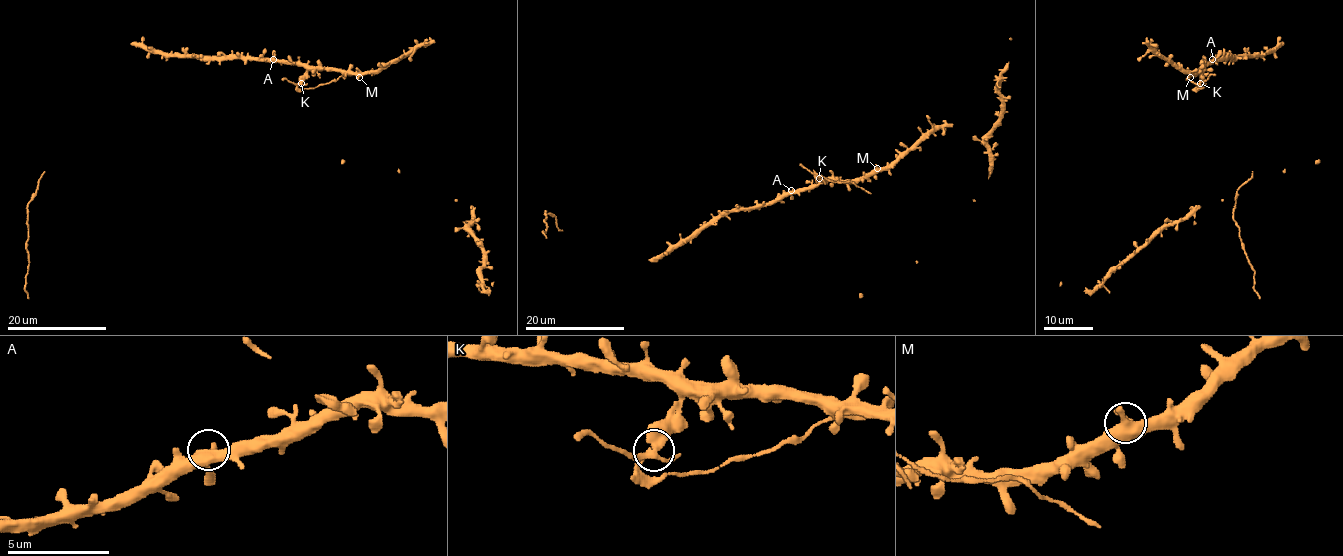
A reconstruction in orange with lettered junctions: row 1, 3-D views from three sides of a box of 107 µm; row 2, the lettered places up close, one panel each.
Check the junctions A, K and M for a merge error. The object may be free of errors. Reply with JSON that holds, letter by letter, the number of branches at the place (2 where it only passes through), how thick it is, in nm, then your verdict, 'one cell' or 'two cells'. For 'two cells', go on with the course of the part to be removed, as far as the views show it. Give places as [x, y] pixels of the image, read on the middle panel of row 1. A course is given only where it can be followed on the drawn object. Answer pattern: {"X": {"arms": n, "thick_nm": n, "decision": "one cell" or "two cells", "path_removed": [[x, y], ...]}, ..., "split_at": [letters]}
{"A": {"arms": 4, "thick_nm": 460, "decision": "one cell"}, "K": {"arms": 4, "thick_nm": 320, "decision": "two cells", "path_removed": [[818, 178], [815, 177], [822, 176], [833, 182], [853, 182], [870, 193]]}, "M": {"arms": 3, "thick_nm": 380, "decision": "one cell"}, "split_at": ["K"]}

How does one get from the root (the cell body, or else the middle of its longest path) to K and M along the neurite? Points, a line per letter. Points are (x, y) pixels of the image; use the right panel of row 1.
K: (1216, 59), (1203, 68), (1200, 83)
M: (1216, 59), (1190, 77)

